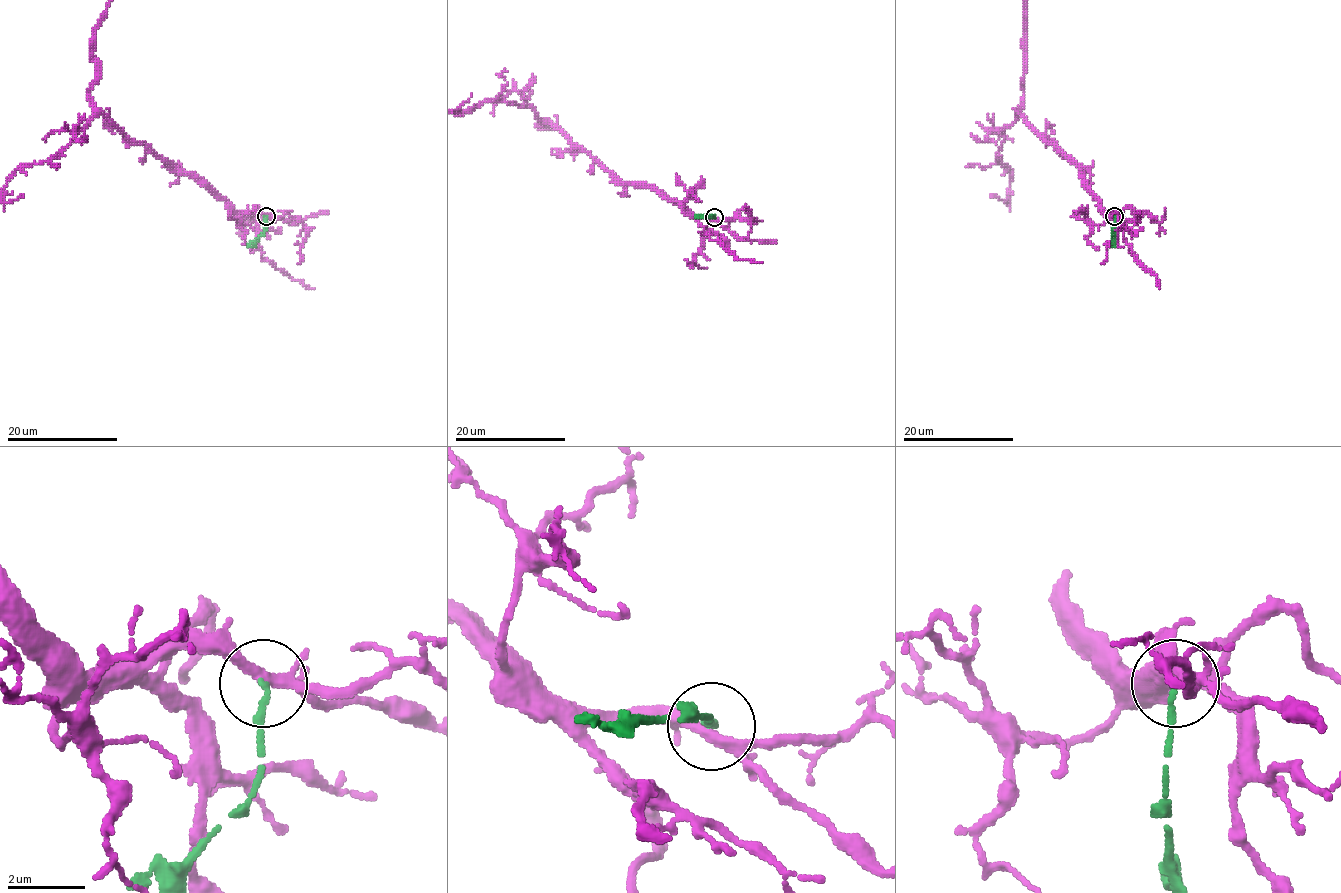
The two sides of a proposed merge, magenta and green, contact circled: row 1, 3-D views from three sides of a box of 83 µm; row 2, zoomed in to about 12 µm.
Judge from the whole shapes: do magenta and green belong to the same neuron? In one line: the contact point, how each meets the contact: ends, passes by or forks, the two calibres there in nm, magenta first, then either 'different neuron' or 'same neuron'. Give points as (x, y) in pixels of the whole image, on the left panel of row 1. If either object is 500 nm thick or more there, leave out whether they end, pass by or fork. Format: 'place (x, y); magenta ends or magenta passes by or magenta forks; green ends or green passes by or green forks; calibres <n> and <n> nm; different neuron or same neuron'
place (266, 216); magenta forks; green ends; calibres 240 and 130 nm; different neuron

